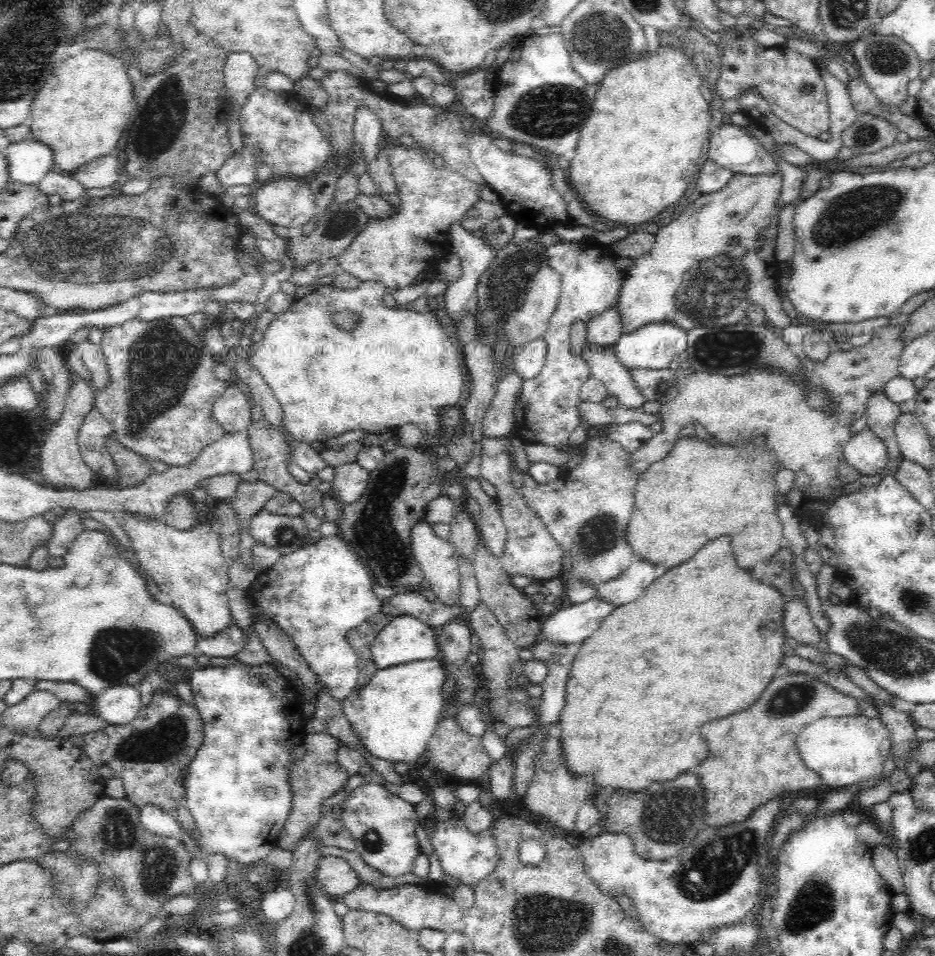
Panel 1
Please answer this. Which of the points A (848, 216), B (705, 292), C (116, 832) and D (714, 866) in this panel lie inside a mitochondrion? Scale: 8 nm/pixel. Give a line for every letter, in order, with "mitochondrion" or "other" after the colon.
A: mitochondrion
B: mitochondrion
C: mitochondrion
D: mitochondrion

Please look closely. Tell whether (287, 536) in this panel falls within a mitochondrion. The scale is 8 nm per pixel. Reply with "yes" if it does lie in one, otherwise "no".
yes

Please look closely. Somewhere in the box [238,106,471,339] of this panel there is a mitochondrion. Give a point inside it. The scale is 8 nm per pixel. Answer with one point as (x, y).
(338, 225)

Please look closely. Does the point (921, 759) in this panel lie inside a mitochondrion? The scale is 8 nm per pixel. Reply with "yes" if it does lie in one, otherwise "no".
no

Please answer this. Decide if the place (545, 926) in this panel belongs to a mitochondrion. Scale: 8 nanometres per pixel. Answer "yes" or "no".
yes

